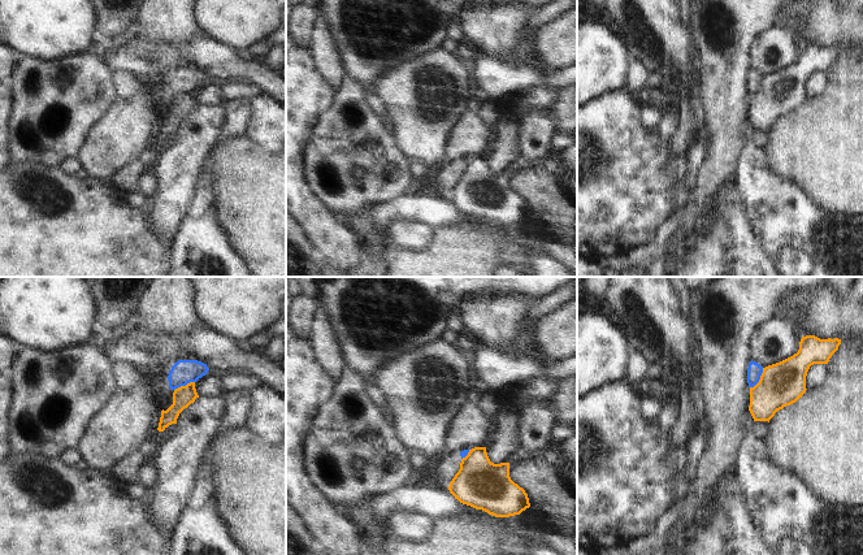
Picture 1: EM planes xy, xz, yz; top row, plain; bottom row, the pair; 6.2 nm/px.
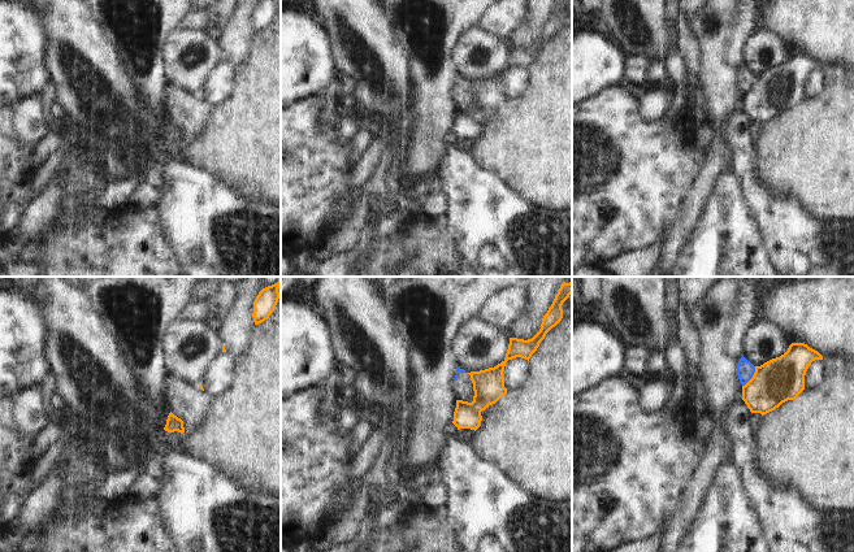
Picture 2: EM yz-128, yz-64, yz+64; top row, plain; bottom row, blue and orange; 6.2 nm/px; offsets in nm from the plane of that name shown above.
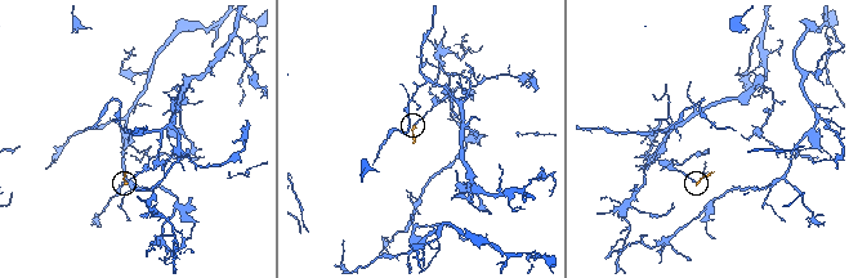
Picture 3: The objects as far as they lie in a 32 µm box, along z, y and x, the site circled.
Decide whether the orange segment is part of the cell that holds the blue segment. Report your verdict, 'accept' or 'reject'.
reject

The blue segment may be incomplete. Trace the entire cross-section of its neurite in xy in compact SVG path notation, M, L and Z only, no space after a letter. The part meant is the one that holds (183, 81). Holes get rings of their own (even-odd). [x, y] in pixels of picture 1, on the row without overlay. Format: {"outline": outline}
{"outline": "M178 69L170 78L168 86L162 86L160 95L162 99L170 96L175 99L181 95L186 95L190 91L196 91L199 87L207 83L209 77L207 73L198 69Z"}

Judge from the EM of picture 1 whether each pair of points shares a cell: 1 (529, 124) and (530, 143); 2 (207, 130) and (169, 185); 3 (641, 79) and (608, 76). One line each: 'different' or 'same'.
1: same
2: same
3: different

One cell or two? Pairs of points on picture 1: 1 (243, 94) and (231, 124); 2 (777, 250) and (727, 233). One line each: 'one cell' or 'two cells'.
1: one cell
2: two cells

